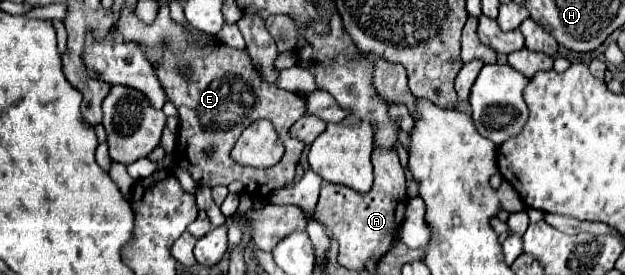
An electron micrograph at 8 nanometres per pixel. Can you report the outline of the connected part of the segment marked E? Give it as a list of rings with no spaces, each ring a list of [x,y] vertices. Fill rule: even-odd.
[[[190,34],[186,36],[186,42],[188,48],[182,54],[174,54],[166,46],[164,56],[156,68],[168,100],[178,108],[180,114],[180,130],[174,150],[176,164],[188,170],[198,186],[214,188],[240,180],[244,190],[260,200],[268,198],[274,190],[288,186],[294,180],[296,166],[304,150],[304,142],[290,136],[290,126],[306,114],[306,96],[280,90],[262,80],[262,76],[252,68],[246,50],[234,50],[224,44],[200,44]],[[184,64],[190,64],[188,78],[178,72],[178,68]],[[260,118],[266,118],[274,124],[286,146],[282,160],[268,170],[242,166],[230,156],[230,150],[234,148],[234,142],[242,130]],[[206,146],[214,146],[212,156],[204,156]]]

